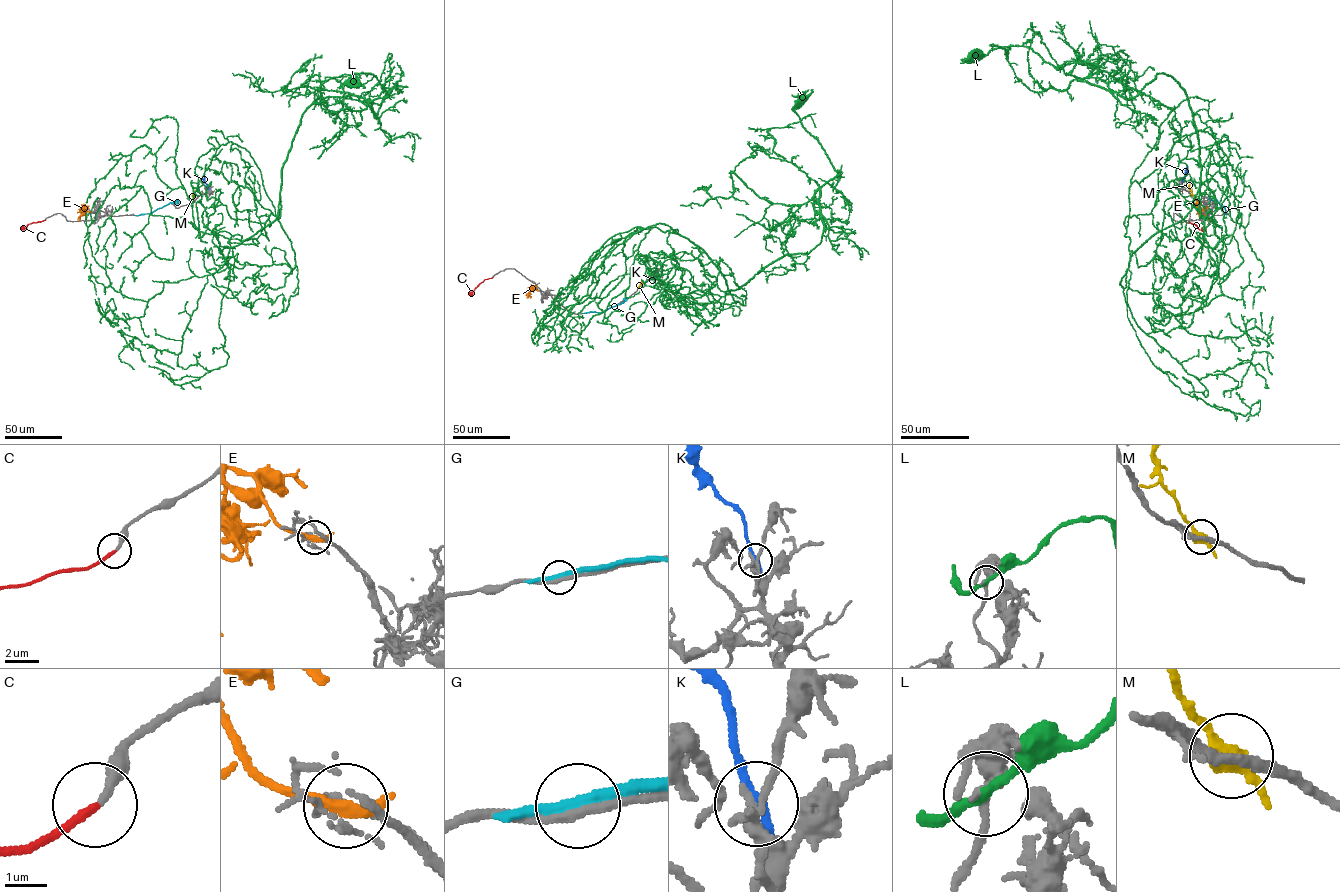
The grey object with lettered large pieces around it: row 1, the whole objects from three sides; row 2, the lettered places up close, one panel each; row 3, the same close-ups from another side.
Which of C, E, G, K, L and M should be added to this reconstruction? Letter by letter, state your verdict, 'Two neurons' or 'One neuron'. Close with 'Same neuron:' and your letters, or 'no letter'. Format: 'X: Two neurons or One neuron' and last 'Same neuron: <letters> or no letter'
C: One neuron
E: Two neurons
G: Two neurons
K: Two neurons
L: Two neurons
M: Two neurons
Same neuron: C

